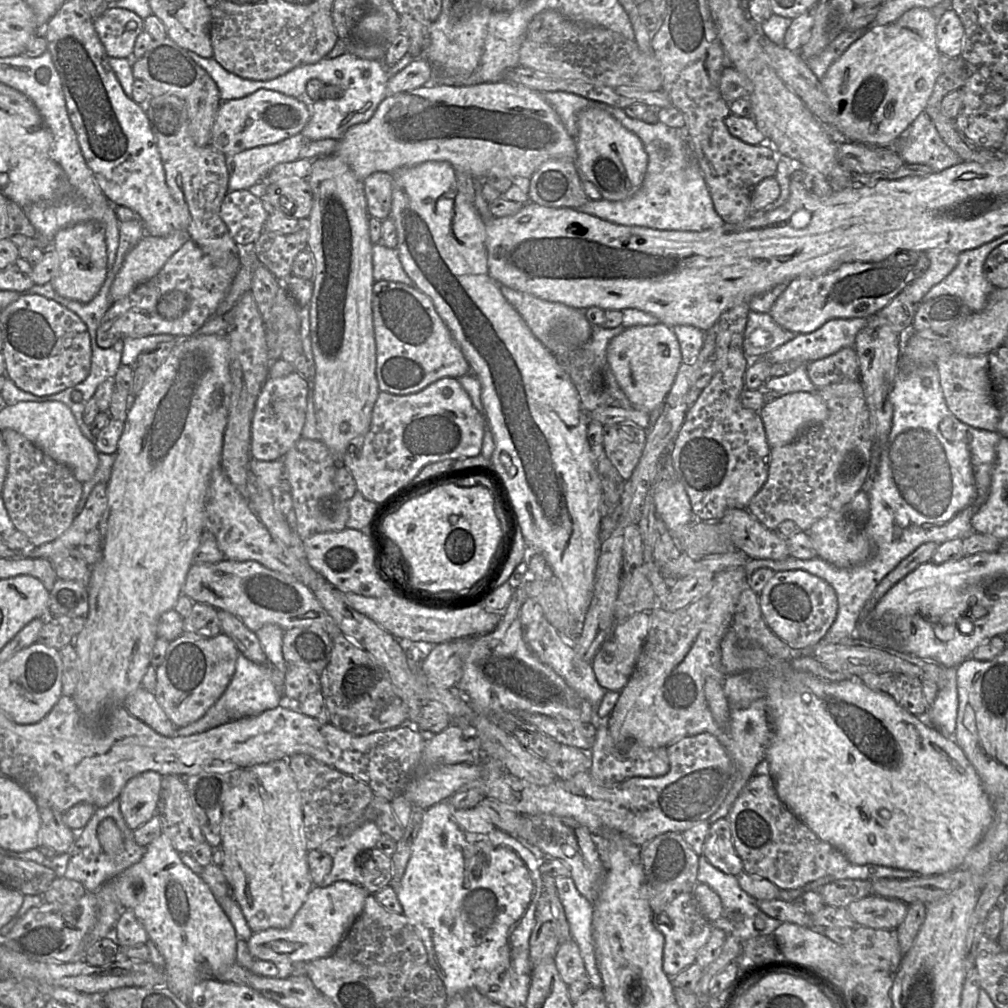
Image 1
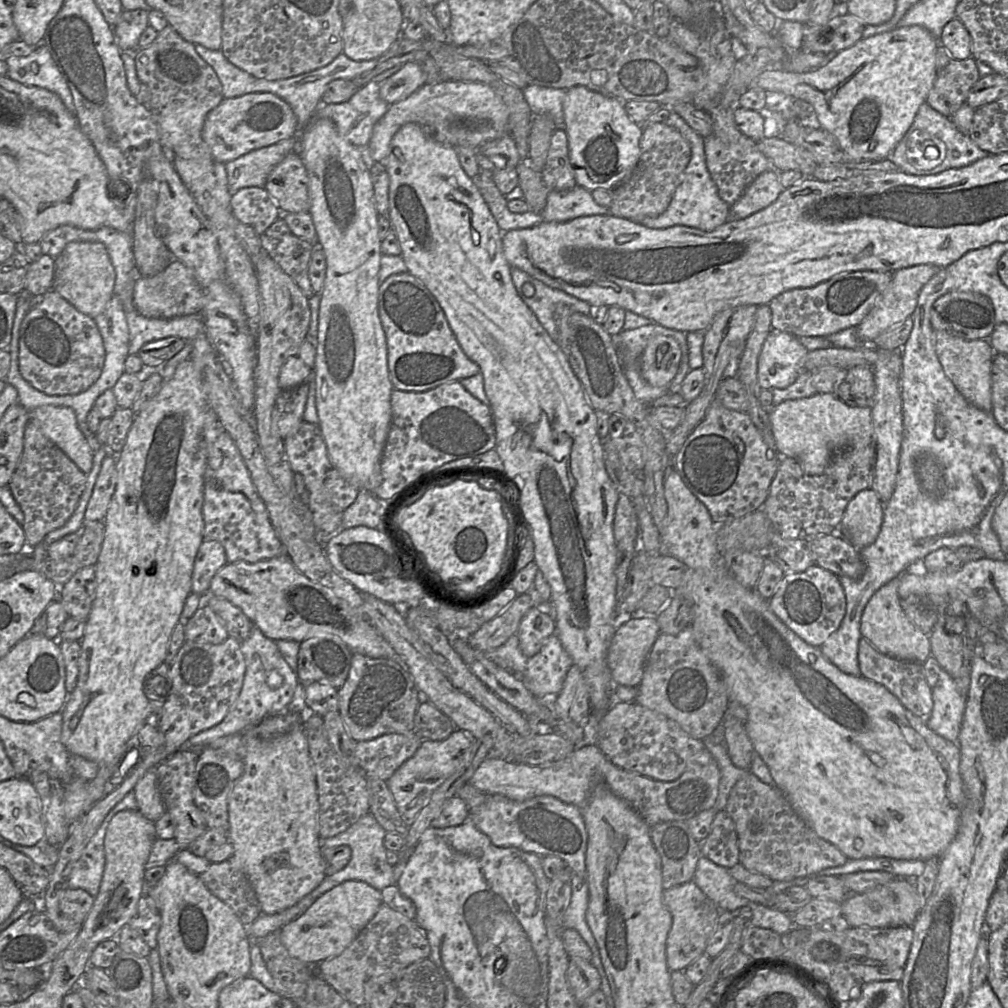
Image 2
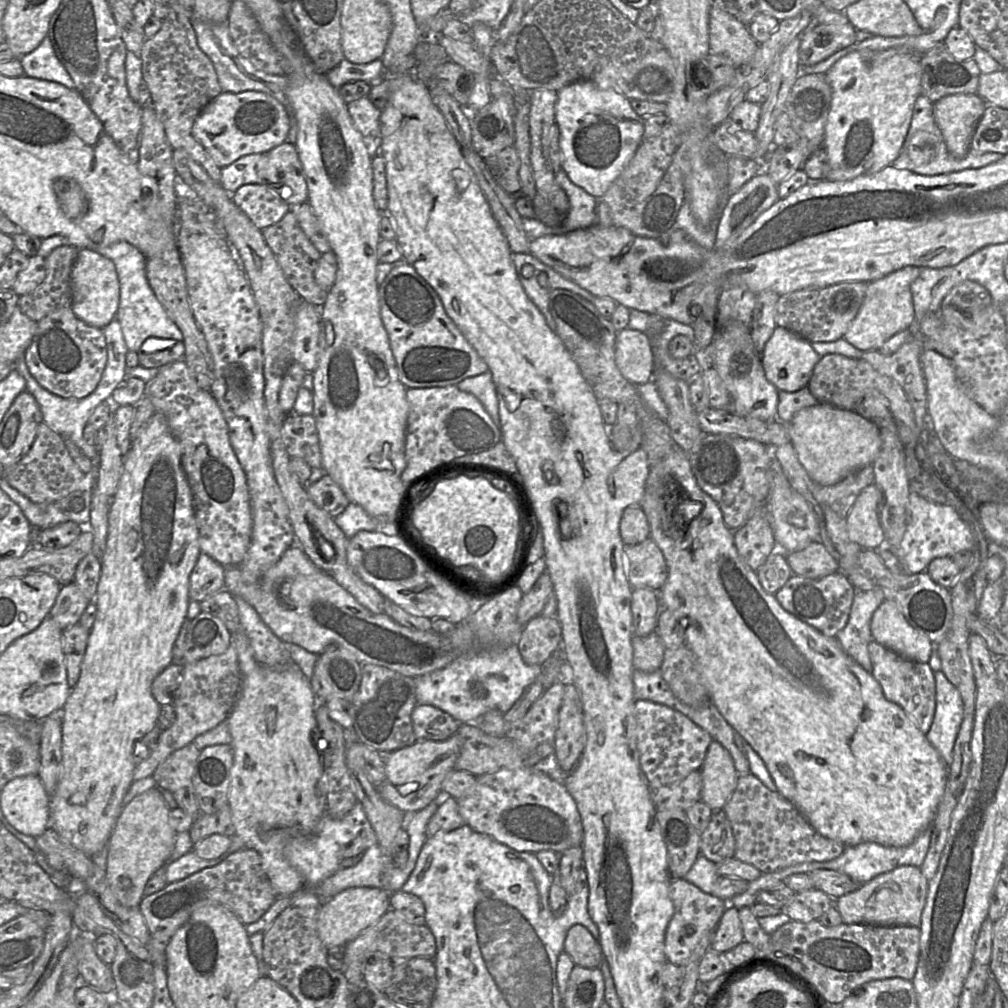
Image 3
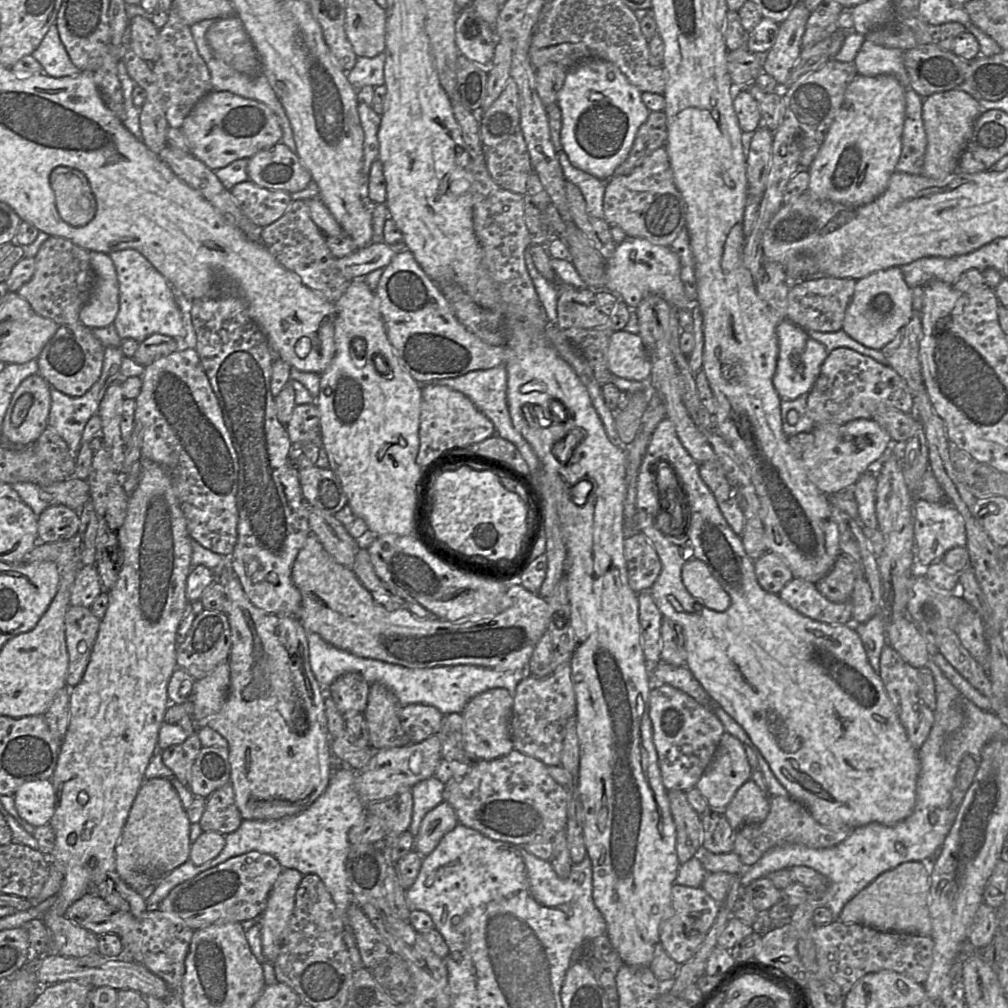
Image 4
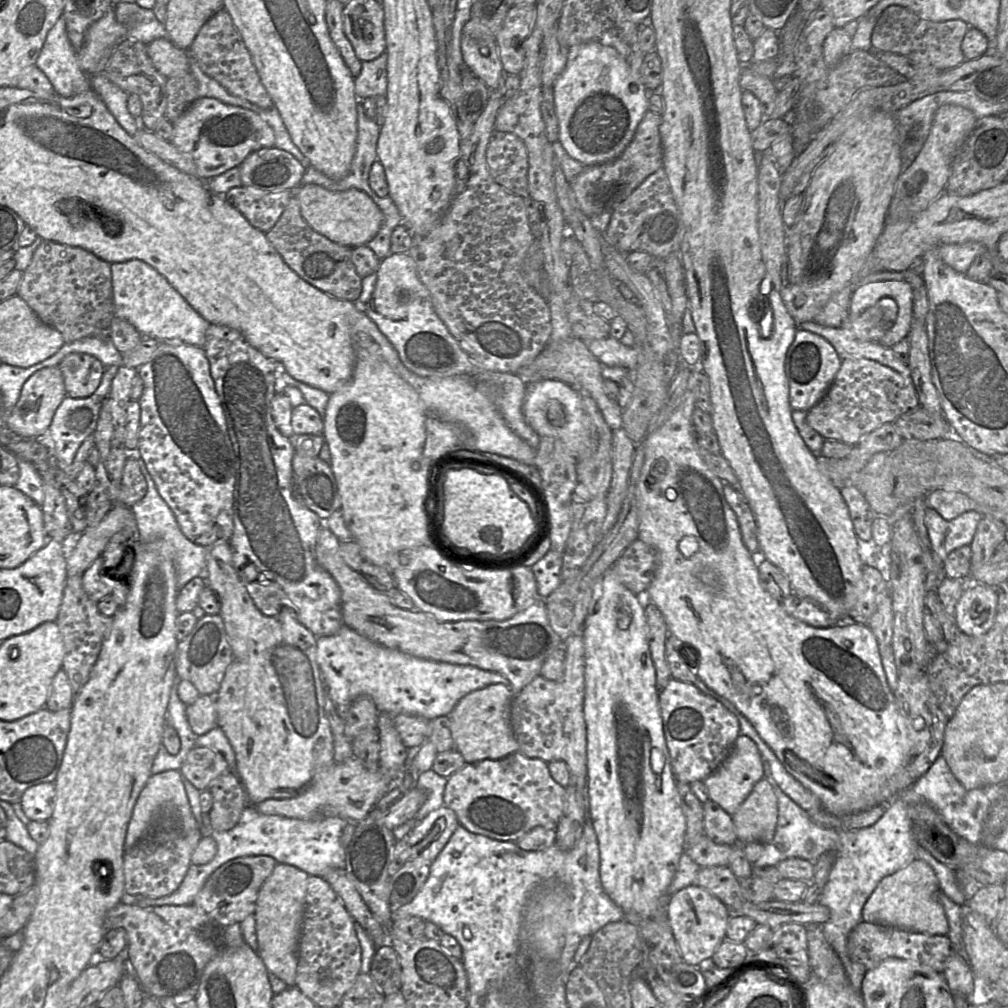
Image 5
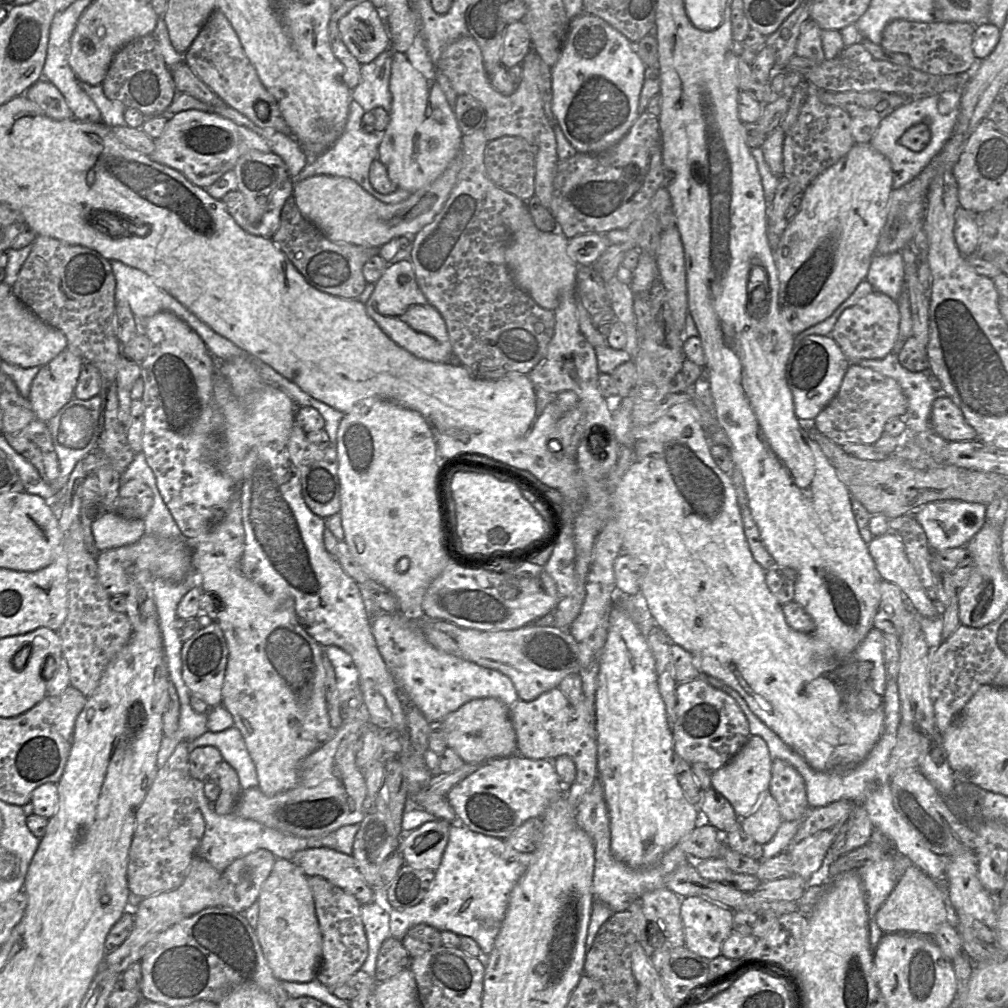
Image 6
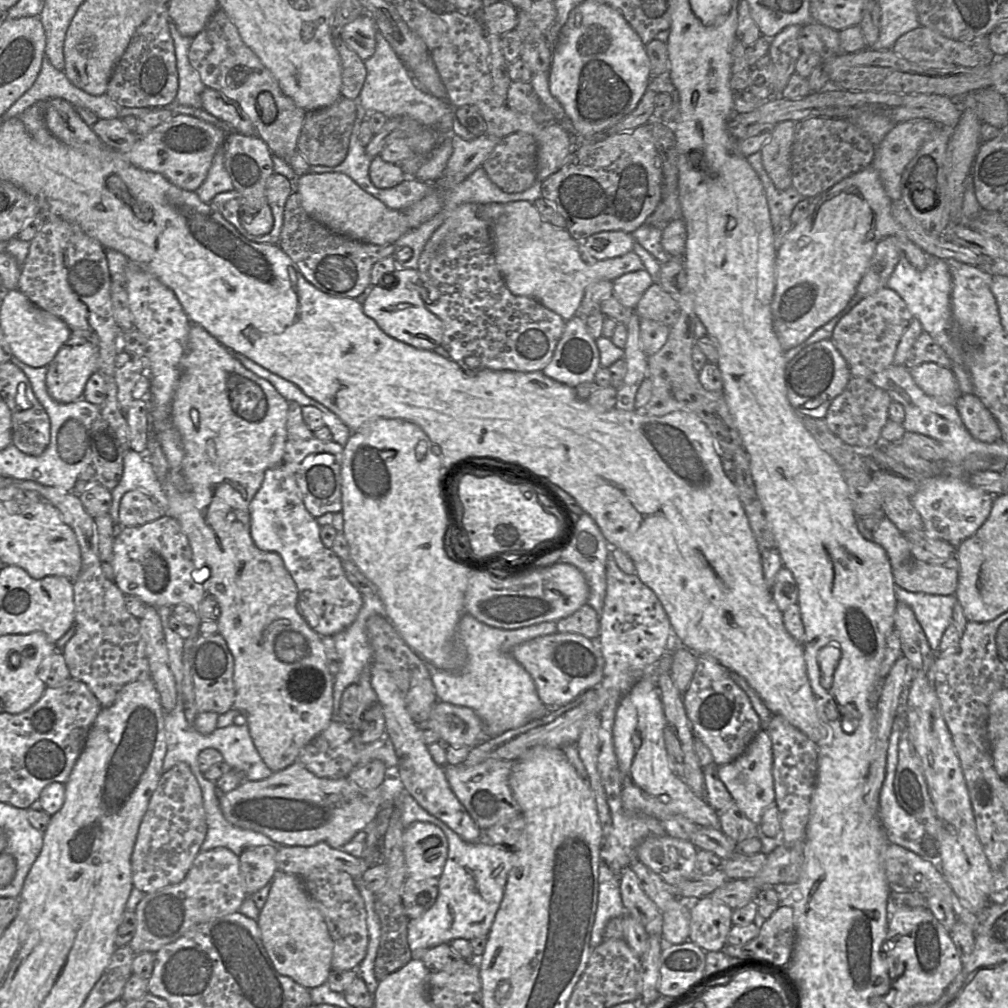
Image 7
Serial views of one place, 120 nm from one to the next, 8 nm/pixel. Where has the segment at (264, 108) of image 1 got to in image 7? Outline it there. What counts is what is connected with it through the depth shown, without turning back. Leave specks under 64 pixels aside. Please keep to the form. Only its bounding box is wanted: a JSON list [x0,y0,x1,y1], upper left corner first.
[120,114,226,191]

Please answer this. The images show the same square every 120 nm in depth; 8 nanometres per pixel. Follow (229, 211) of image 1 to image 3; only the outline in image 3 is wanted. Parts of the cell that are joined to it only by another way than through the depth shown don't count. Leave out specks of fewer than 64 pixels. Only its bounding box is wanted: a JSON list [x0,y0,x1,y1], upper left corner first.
[231,184,291,230]

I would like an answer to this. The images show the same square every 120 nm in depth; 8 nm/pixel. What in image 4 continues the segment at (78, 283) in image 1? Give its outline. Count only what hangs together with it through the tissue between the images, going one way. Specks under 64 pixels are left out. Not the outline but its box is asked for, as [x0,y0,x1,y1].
[79,252,119,329]

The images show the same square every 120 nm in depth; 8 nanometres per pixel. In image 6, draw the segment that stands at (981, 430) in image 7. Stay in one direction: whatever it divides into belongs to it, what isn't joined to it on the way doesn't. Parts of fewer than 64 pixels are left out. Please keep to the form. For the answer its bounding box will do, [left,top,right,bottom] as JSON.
[931,394,976,441]

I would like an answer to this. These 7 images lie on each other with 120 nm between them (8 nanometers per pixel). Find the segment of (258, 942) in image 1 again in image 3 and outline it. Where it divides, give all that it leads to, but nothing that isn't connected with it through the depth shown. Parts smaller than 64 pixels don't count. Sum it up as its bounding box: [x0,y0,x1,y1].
[317,887,391,951]

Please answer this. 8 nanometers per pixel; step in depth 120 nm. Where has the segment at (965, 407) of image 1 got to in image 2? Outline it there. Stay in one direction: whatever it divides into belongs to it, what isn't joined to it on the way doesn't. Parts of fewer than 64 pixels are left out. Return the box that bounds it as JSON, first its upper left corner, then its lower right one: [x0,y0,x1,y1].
[935,331,995,413]

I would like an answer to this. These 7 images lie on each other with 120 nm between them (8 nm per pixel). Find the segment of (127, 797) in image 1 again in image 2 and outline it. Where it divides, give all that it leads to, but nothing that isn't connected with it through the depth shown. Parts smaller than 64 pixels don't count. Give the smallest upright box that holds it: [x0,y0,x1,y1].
[133,769,165,822]

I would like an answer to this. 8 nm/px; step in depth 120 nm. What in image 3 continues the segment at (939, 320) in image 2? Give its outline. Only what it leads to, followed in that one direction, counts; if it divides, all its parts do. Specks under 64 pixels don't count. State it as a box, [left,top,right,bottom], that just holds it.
[939,281,993,316]

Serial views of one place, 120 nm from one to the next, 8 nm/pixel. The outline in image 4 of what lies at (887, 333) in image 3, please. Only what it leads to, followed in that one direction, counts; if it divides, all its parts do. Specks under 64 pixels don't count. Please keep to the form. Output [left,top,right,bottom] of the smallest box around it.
[842,267,913,351]

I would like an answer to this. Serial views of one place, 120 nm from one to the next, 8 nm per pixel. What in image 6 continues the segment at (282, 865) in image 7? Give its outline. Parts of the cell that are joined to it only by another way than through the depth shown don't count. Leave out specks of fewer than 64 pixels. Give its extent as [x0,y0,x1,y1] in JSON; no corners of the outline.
[290,848,380,905]

